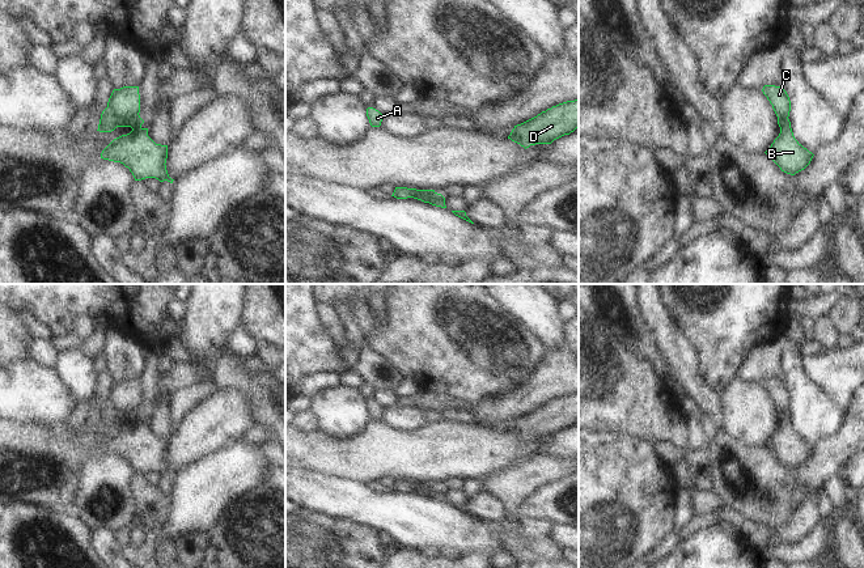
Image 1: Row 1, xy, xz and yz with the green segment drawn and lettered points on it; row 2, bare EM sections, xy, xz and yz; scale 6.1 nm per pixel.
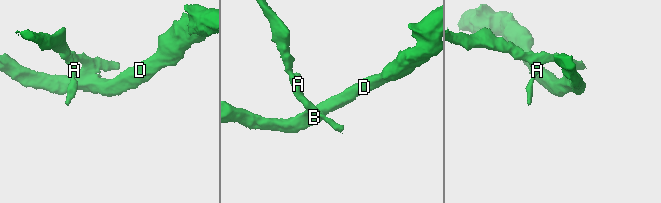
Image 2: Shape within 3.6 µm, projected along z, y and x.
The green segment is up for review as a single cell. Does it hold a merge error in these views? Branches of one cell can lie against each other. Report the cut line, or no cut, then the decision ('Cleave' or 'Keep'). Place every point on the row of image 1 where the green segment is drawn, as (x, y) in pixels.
Split along xy (106, 107), (117, 119), (138, 115). Cleave

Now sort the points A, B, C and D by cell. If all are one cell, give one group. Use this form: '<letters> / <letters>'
A C / B D

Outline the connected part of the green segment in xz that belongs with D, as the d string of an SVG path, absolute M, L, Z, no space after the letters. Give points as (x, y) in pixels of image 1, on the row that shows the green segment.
M579 99L567 101L514 126L508 139L525 149L535 144L551 144L579 128Z

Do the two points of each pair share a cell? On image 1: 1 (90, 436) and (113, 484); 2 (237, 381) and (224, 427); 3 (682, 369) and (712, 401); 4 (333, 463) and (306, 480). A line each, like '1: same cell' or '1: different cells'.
1: different cells
2: different cells
3: same cell
4: different cells

